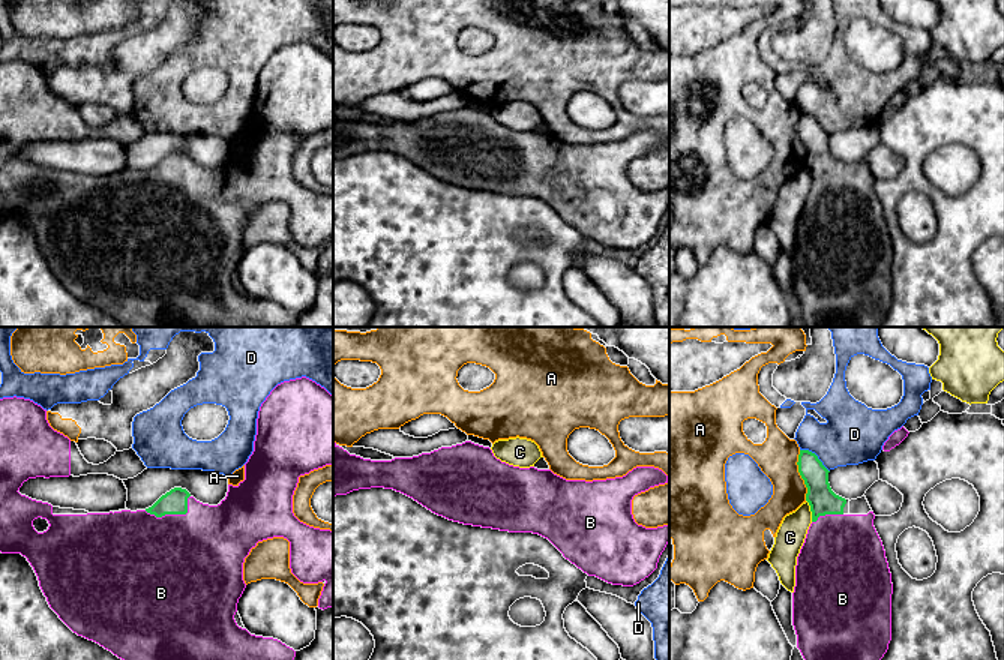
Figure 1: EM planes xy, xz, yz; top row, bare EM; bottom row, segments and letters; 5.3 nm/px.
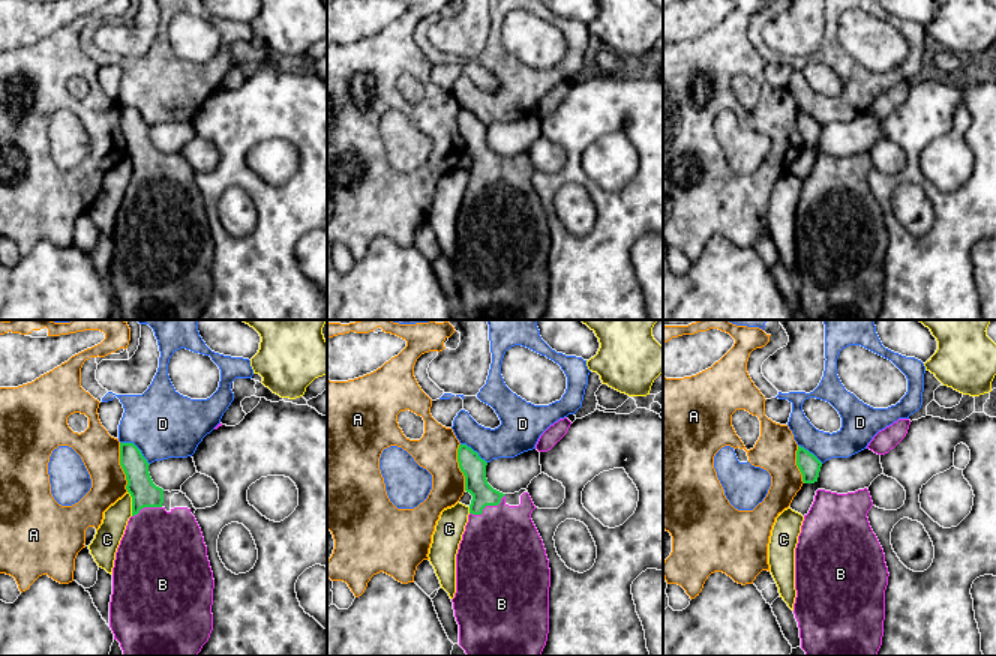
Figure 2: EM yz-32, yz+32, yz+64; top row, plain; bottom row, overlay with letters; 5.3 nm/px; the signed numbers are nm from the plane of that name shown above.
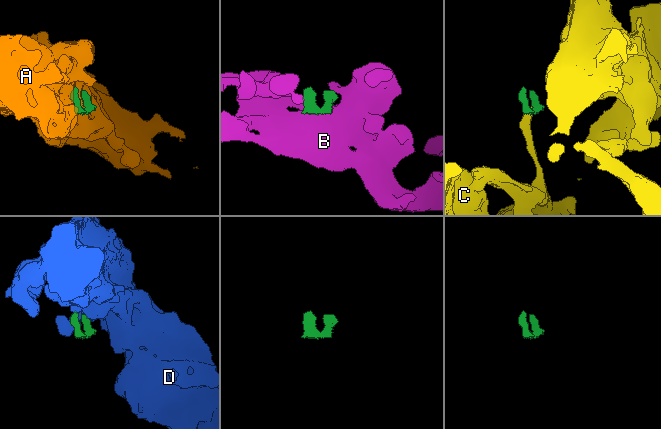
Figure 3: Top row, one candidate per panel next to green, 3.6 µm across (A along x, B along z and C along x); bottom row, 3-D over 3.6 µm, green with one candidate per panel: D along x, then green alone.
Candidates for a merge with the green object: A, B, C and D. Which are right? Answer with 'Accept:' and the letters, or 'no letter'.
Accept: B

